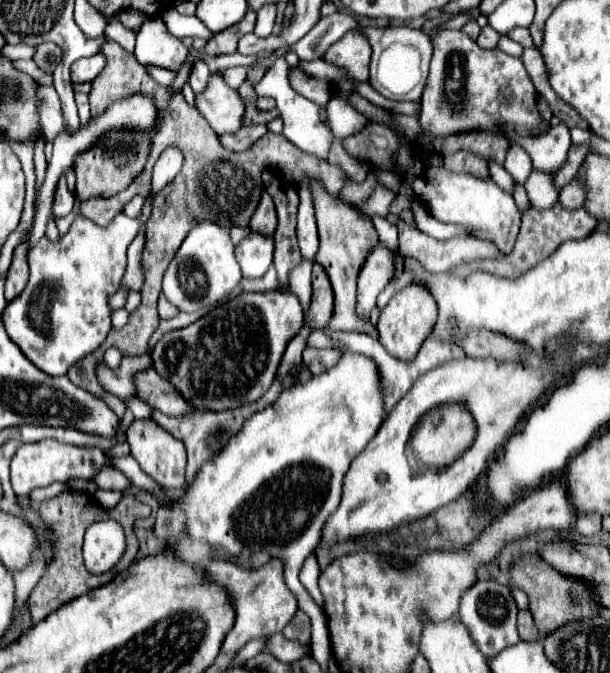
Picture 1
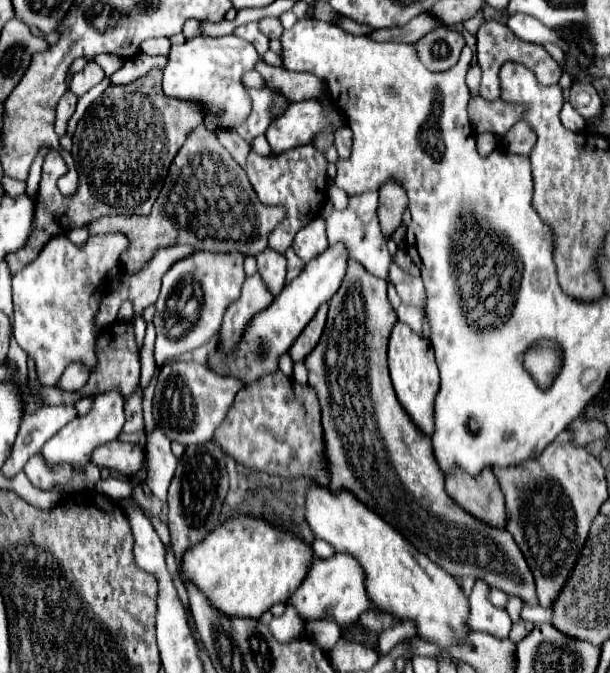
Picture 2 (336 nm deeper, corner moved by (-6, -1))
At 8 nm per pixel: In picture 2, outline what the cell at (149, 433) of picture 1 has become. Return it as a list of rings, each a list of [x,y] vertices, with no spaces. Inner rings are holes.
[[[116,439],[116,441],[96,449],[96,455],[92,455],[92,461],[98,467],[116,469],[122,475],[132,477],[144,469],[146,451],[144,451],[144,447],[140,447],[136,443],[122,443]]]

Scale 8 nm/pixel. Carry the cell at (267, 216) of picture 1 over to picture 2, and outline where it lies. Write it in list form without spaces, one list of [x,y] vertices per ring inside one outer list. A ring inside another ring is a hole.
[[[266,247],[262,253],[256,255],[258,261],[258,271],[262,279],[266,279],[268,289],[272,295],[278,295],[284,287],[284,277],[286,277],[286,257],[280,255],[278,251]]]

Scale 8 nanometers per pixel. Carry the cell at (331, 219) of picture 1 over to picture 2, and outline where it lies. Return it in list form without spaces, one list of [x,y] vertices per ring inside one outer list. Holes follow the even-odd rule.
[[[348,259],[344,281],[330,299],[326,329],[314,351],[304,361],[310,373],[308,385],[316,389],[322,409],[324,455],[328,461],[326,471],[330,479],[328,489],[332,493],[342,489],[350,491],[356,499],[378,513],[386,523],[396,527],[416,549],[426,553],[428,559],[432,559],[452,577],[480,577],[488,585],[502,589],[508,595],[520,597],[526,605],[536,605],[536,587],[532,573],[512,535],[508,531],[480,523],[448,497],[448,493],[444,491],[444,477],[440,475],[440,469],[436,467],[436,459],[432,455],[430,437],[426,437],[414,425],[410,415],[400,405],[386,363],[388,335],[394,323],[396,311],[386,299],[386,279],[370,275],[368,271],[364,271],[364,267],[360,267],[360,263],[356,263],[356,259]]]

